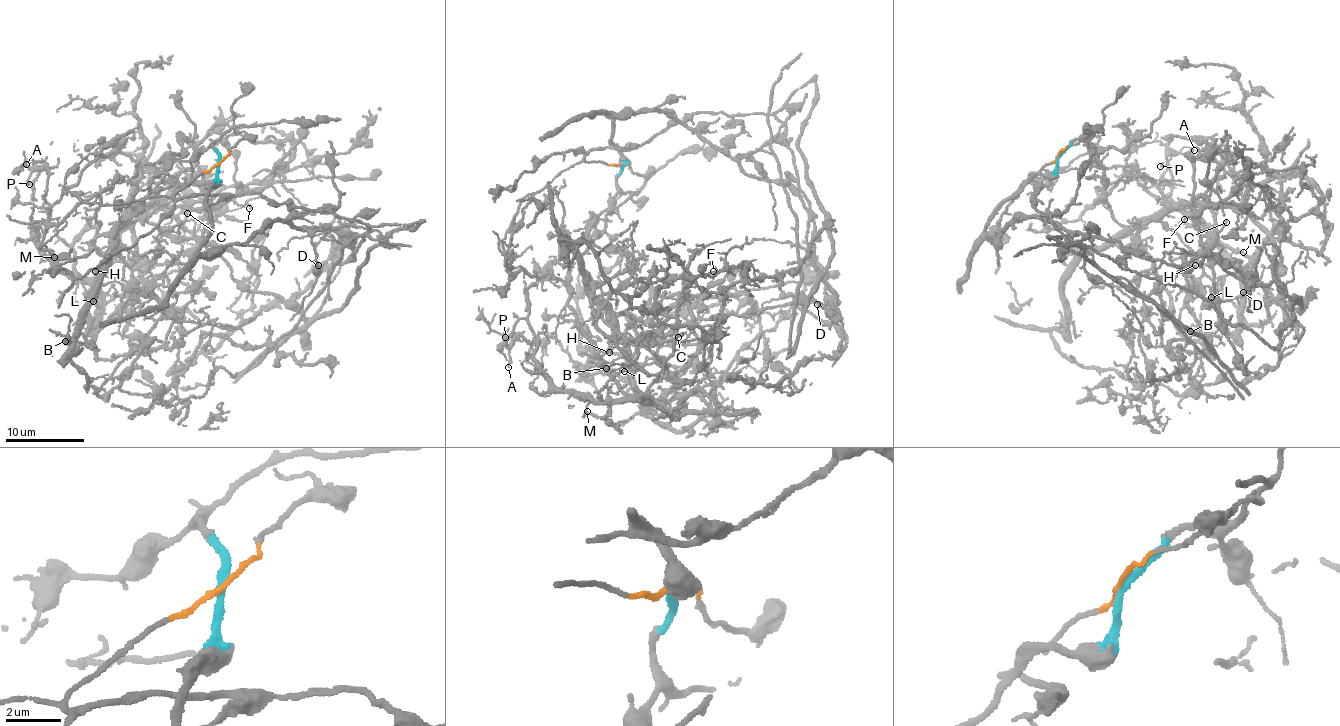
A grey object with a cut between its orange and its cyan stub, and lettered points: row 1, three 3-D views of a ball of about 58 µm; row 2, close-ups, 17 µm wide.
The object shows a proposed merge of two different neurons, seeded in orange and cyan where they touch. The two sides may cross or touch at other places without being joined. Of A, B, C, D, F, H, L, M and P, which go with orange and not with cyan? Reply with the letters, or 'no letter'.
no letter

